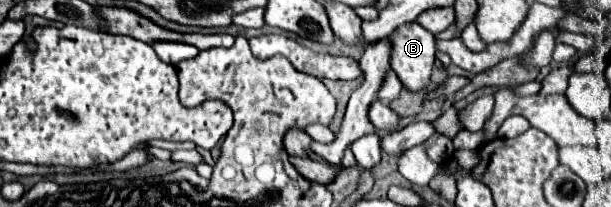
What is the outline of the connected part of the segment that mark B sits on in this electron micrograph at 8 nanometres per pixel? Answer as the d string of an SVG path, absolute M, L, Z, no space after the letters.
M407 22L391 34L391 42L391 68L401 84L411 92L425 90L433 74L435 36L417 22Z

